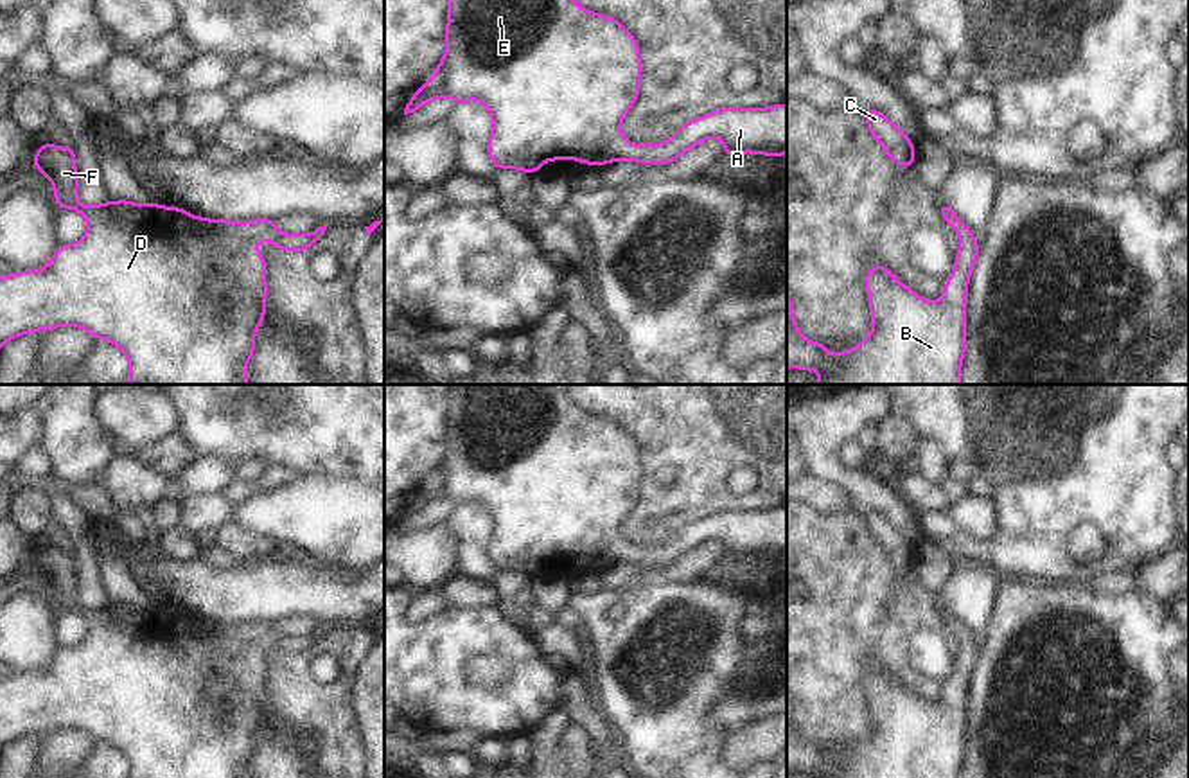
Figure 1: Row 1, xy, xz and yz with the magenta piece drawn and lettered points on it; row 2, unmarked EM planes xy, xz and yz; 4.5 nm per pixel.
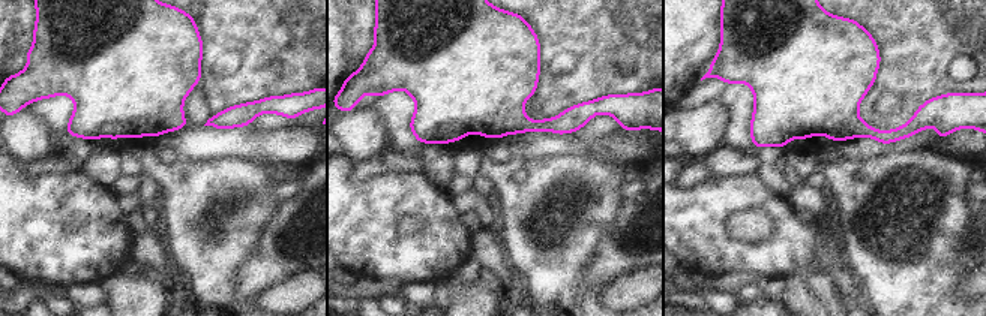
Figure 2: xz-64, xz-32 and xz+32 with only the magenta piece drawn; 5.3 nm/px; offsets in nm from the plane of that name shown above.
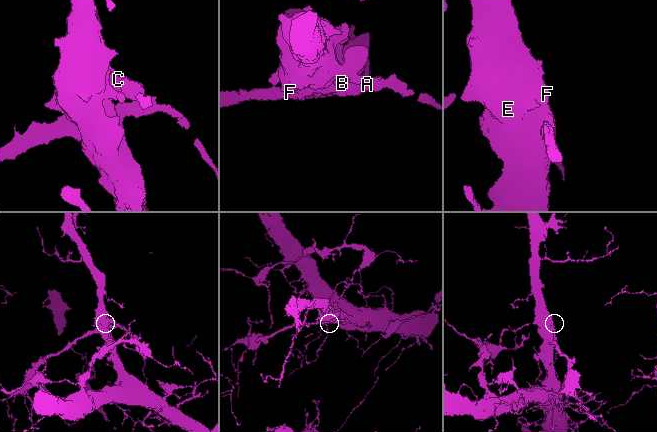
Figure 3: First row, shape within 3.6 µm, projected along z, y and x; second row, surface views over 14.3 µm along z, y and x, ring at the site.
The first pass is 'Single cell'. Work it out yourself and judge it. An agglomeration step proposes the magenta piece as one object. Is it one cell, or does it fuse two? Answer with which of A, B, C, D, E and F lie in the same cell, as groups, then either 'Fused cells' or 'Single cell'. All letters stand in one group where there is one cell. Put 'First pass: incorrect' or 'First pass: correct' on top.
First pass: correct
Groups: A B C D E F. Single cell.

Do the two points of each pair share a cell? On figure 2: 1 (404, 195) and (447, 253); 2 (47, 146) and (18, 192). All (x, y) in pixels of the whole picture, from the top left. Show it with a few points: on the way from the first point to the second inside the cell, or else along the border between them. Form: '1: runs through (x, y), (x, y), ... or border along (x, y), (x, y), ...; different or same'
1: runs through (419, 207), (443, 231), (443, 238); same
2: border along (15, 159), (23, 165); different

